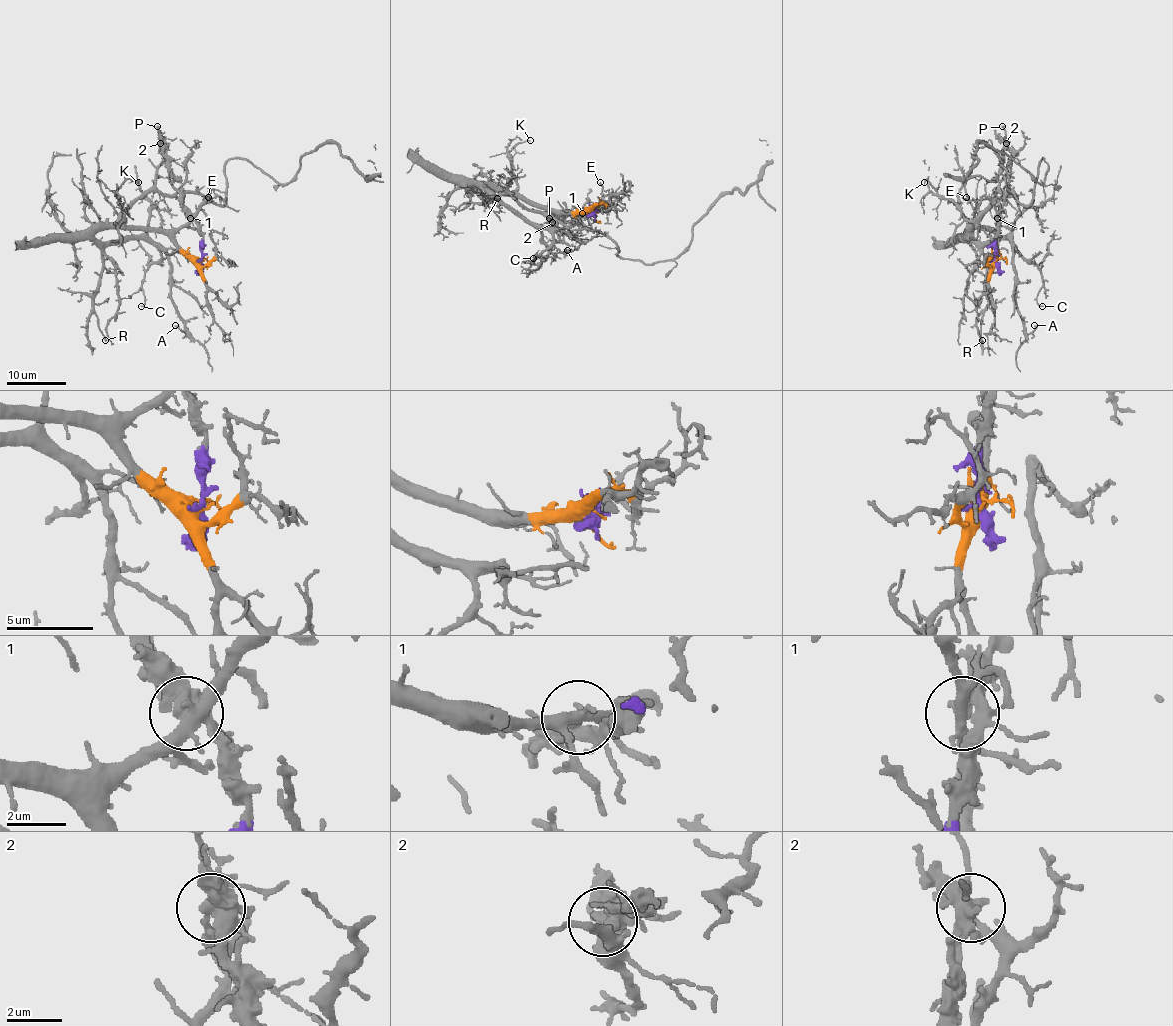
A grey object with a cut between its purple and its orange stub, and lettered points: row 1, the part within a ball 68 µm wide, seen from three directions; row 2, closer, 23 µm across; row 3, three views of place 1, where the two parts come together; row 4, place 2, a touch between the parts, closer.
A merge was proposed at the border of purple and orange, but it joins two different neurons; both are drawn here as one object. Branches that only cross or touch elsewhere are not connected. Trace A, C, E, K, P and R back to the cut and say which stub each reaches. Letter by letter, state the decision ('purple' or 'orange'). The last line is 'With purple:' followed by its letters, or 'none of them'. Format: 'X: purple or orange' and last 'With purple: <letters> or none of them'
A: orange
C: orange
E: orange
K: orange
P: orange
R: orange
With purple: none of them

